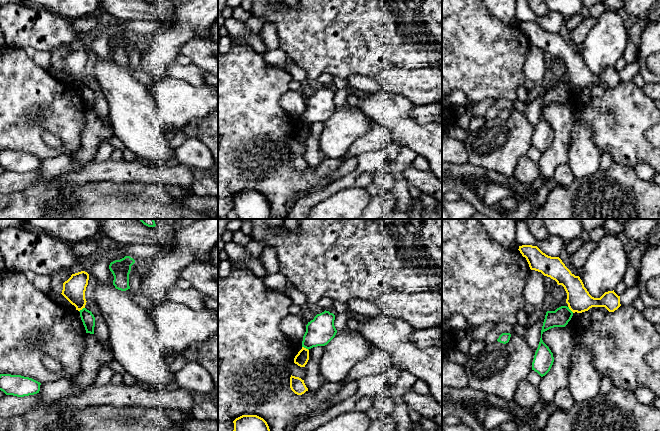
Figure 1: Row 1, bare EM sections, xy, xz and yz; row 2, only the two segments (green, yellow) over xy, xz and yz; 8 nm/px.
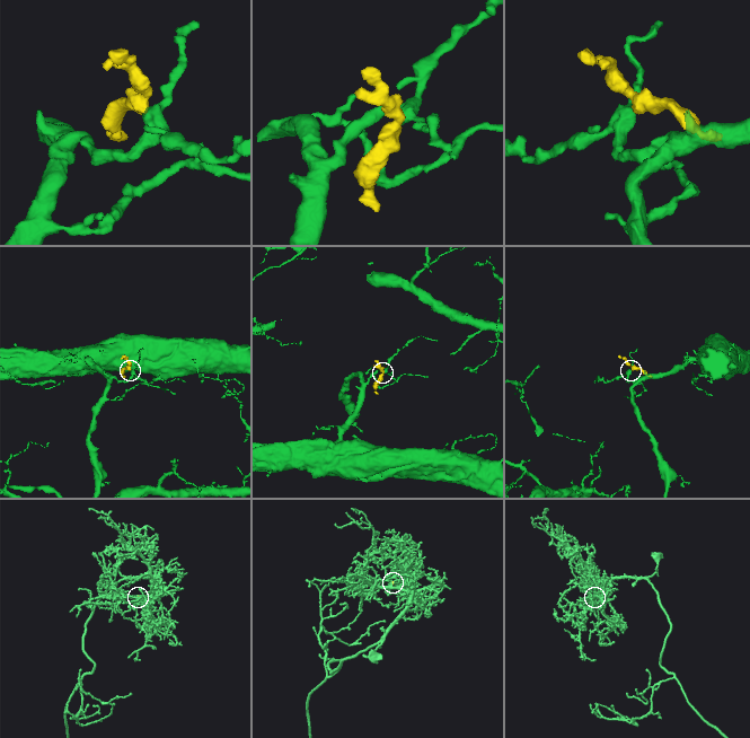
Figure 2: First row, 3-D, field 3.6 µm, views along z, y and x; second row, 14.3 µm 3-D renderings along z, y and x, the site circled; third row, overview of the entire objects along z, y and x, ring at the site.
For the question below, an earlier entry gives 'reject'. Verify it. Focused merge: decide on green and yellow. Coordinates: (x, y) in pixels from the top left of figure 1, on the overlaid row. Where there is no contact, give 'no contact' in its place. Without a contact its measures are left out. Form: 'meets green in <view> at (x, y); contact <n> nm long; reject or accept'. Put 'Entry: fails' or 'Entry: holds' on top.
Entry: holds
meets green in xz at (305, 347); contact 70 nm long; reject

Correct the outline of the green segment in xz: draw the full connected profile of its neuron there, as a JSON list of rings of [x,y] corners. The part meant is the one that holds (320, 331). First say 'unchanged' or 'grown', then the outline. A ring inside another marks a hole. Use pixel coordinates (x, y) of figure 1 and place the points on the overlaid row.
unchanged | [[[325,310],[317,314],[314,319],[306,325],[302,347],[309,350],[313,347],[327,345],[337,333],[334,320],[335,315],[329,311]]]

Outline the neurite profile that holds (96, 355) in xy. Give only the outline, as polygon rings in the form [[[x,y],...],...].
[[[86,333],[85,349],[81,369],[72,379],[61,378],[50,383],[41,383],[36,394],[45,405],[79,395],[95,384],[100,370],[114,359],[113,352],[101,343],[94,334]]]

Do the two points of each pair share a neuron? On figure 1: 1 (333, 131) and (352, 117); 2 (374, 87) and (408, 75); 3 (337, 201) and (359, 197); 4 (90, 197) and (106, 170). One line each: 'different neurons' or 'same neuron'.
1: same neuron
2: different neurons
3: same neuron
4: different neurons

